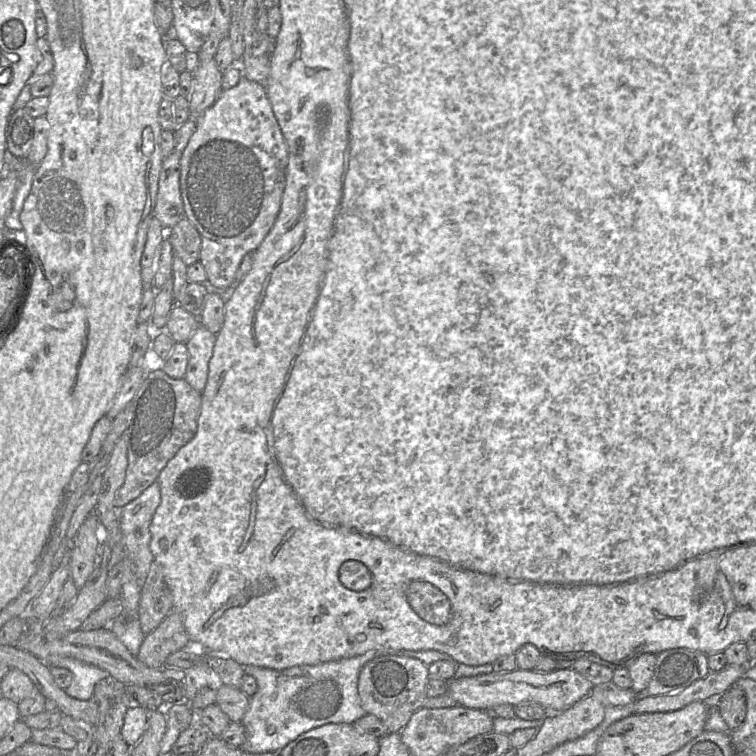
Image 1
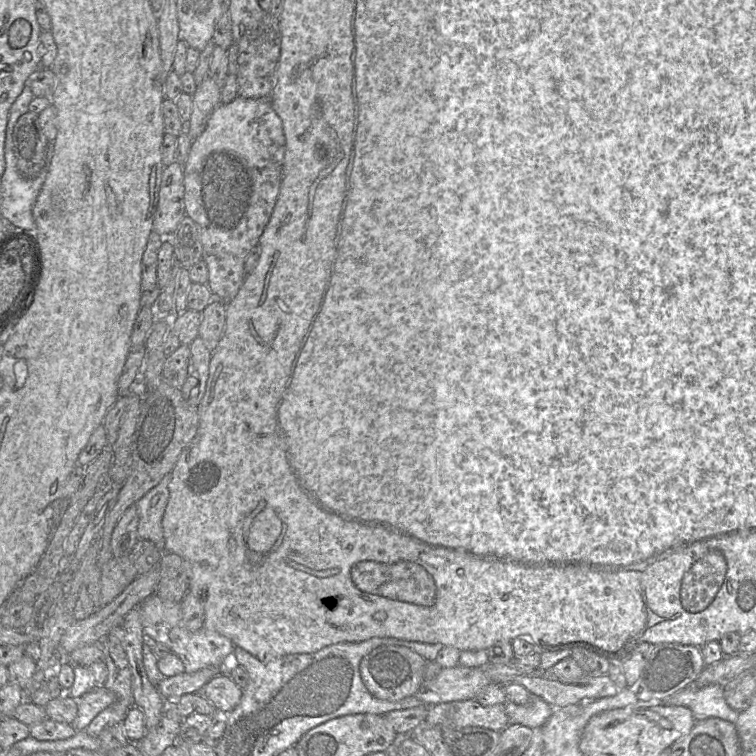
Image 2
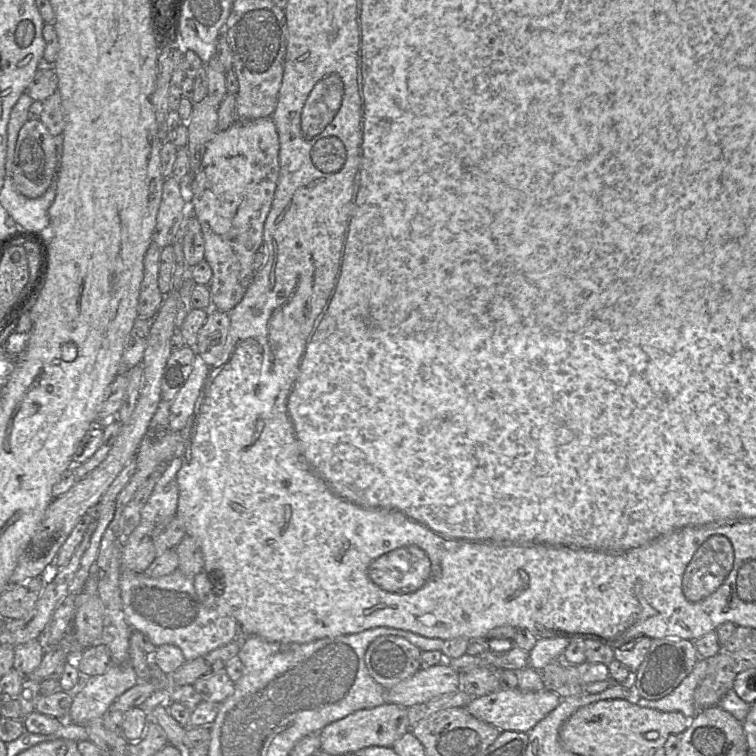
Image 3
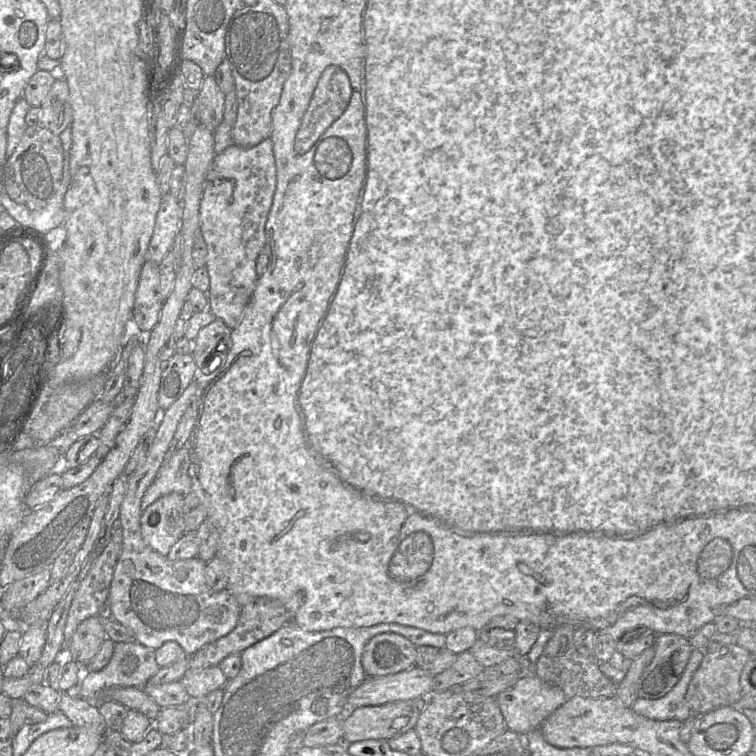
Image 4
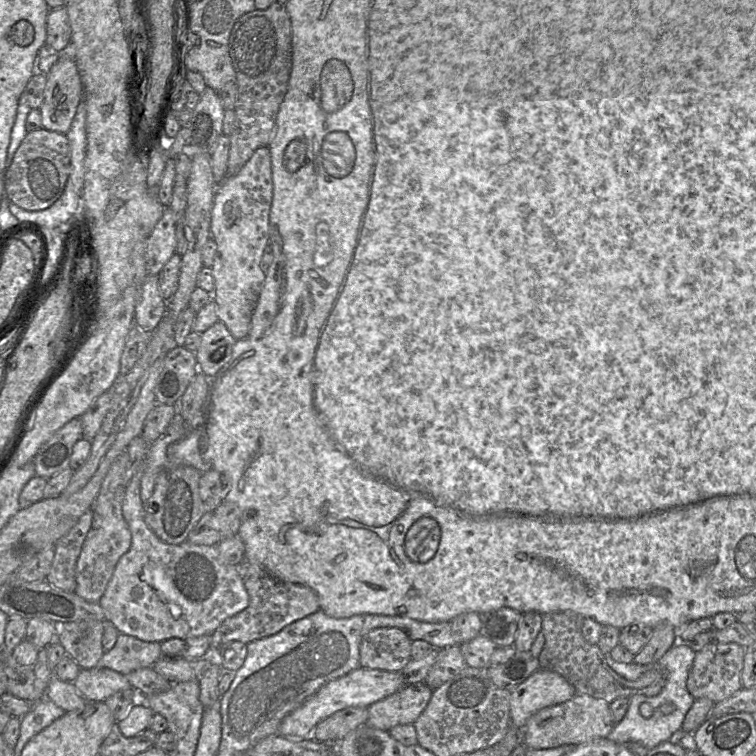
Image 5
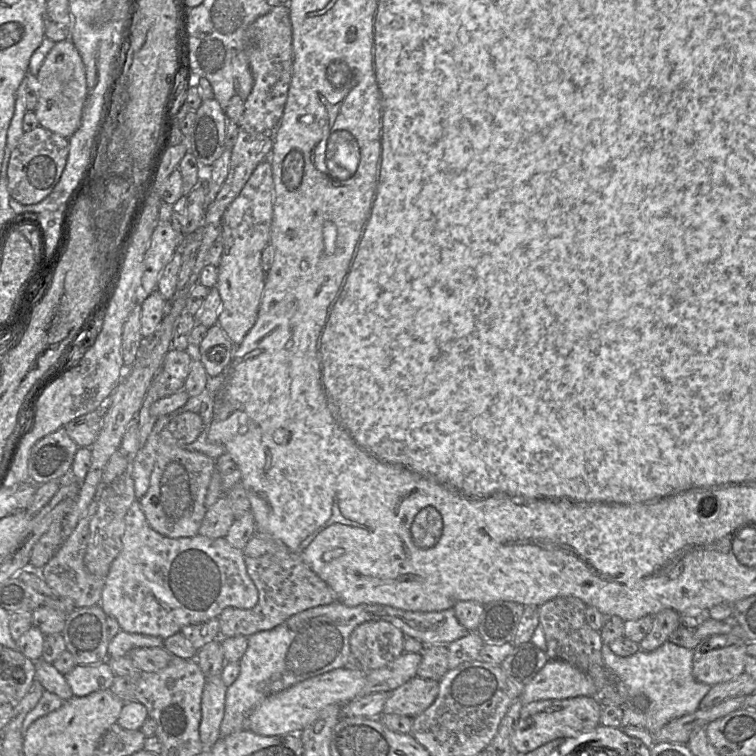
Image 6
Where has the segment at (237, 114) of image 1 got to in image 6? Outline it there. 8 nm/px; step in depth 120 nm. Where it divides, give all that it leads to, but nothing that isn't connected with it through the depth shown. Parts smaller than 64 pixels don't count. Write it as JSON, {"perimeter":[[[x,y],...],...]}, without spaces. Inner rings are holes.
{"perimeter":[[[266,157],[254,169],[239,195],[227,207],[221,218],[218,239],[223,244],[223,252],[217,268],[218,278],[215,286],[222,303],[217,324],[235,346],[242,342],[257,319],[266,275],[261,267],[261,255],[270,240],[273,200],[272,166],[270,158]]]}

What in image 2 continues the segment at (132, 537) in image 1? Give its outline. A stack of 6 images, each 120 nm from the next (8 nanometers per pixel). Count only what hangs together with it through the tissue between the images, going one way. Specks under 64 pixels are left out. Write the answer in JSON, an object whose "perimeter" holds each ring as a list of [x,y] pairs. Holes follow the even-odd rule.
{"perimeter":[[[171,473],[166,474],[157,486],[135,502],[139,516],[139,539],[152,541],[163,550],[163,553],[166,550],[162,520],[169,502],[171,478]]]}

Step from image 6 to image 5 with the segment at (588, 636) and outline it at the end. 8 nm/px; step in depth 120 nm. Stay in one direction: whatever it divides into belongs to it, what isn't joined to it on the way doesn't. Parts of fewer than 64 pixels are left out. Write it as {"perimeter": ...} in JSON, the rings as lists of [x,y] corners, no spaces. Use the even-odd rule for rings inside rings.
{"perimeter":[[[558,611],[542,615],[542,631],[545,636],[538,656],[539,669],[547,669],[562,675],[579,694],[587,694],[608,703],[619,697],[636,694],[656,696],[666,683],[666,674],[656,663],[636,680],[627,680],[612,670],[605,654],[597,644],[588,643],[581,632],[584,617],[573,611]]]}

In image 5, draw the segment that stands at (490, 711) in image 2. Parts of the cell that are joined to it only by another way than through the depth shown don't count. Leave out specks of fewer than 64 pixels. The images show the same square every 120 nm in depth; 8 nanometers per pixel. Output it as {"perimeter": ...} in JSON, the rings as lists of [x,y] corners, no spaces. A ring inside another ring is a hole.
{"perimeter":[[[538,669],[511,690],[510,724],[523,729],[535,712],[572,699],[575,688],[559,673]]]}

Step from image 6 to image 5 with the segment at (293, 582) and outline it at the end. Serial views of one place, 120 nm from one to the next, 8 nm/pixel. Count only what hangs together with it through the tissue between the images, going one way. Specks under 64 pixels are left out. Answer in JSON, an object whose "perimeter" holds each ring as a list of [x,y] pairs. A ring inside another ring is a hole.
{"perimeter":[[[243,561],[241,575],[249,595],[249,605],[227,618],[211,636],[211,654],[233,641],[249,644],[274,635],[285,626],[320,610],[316,593],[307,586],[283,582],[267,574],[261,567]]]}

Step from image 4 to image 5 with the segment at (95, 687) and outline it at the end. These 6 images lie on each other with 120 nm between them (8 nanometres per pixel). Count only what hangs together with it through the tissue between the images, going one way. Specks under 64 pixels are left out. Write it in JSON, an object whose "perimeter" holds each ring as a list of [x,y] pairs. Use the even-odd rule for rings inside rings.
{"perimeter":[[[119,633],[114,647],[103,654],[98,666],[124,676],[140,668],[152,668],[162,657],[161,645]]]}

